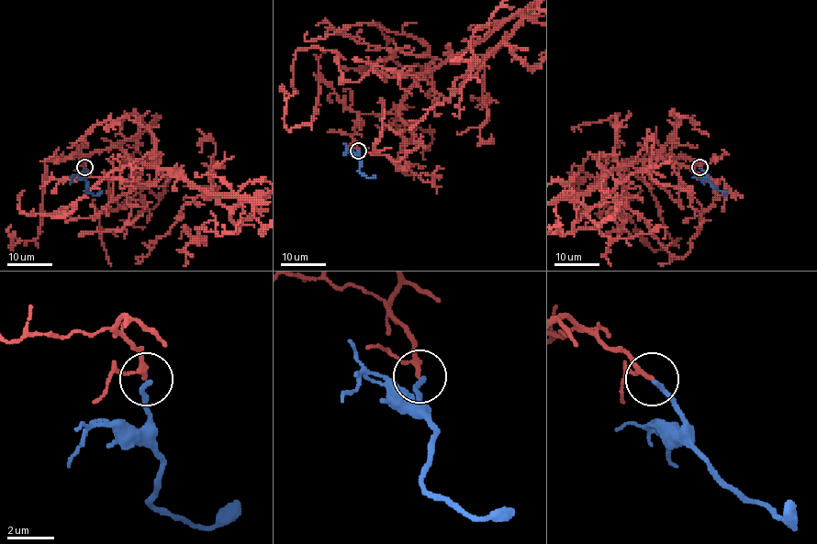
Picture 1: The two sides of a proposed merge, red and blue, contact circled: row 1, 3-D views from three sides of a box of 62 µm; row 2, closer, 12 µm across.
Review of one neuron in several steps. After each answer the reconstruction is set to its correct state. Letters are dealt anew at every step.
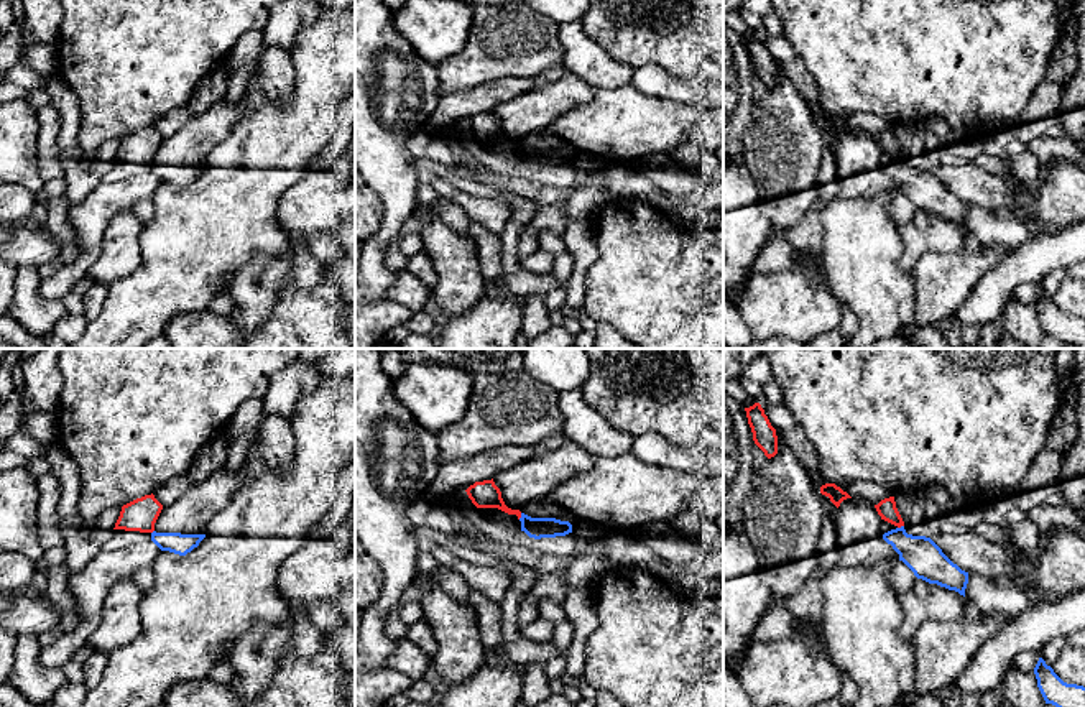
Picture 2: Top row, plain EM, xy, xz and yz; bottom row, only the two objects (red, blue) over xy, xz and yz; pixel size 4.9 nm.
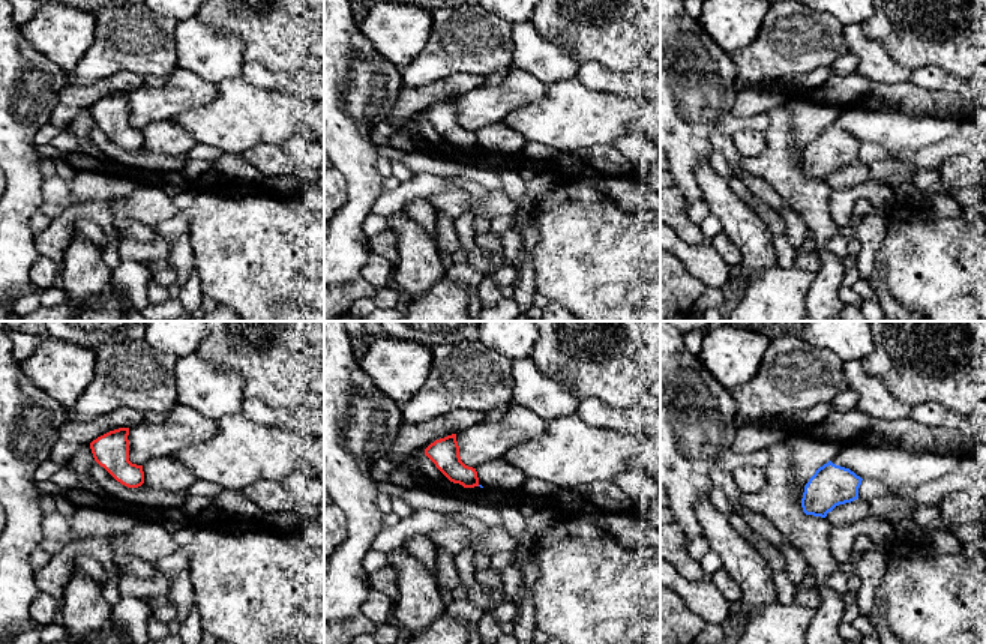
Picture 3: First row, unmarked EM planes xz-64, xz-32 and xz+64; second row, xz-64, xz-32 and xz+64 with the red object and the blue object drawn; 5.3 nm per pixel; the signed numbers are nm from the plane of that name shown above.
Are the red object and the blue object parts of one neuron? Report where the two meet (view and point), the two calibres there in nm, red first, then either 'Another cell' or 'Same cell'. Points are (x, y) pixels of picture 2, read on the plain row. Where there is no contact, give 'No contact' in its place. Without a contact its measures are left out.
Touches red at xz (520, 148). Thickness 130 nm (red) against 100 nm. Another cell

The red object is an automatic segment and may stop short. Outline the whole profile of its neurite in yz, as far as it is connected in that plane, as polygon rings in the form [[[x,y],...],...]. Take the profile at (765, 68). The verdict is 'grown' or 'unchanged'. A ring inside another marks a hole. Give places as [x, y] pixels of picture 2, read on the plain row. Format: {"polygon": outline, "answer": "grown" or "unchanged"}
{"polygon": [[[760,35],[745,39],[755,76],[768,90],[778,85],[778,67]]], "answer": "unchanged"}

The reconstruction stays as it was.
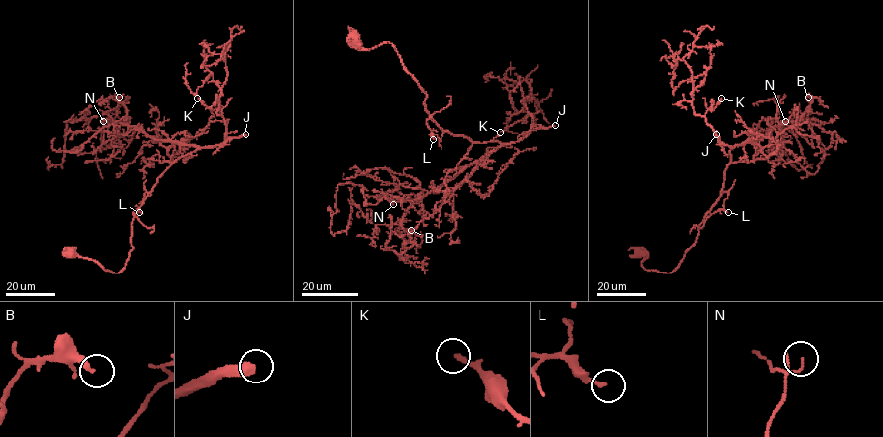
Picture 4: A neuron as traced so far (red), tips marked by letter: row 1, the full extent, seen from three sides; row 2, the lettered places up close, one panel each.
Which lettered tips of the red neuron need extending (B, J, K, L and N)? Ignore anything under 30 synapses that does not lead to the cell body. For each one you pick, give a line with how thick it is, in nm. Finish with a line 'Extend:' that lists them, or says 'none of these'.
J: 320 nm thick
Extend: J

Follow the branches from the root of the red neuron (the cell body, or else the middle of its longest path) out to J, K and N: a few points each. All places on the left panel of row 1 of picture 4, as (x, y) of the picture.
J: (68, 251), (118, 273), (133, 248), (134, 215), (157, 179), (180, 158), (245, 134)
K: (68, 251), (114, 273), (125, 267), (134, 215), (157, 179), (180, 158), (224, 141), (221, 110), (197, 98)
N: (68, 251), (118, 273), (133, 248), (135, 212), (157, 179), (199, 148), (133, 127), (103, 143), (103, 121)

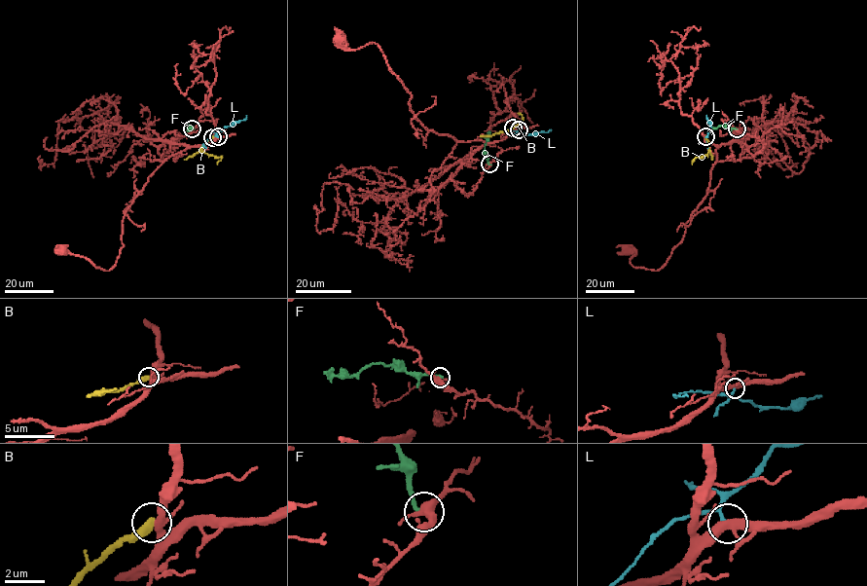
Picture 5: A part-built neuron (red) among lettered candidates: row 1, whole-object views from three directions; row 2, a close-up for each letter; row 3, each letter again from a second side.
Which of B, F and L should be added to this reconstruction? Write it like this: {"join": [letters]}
{"join": []}

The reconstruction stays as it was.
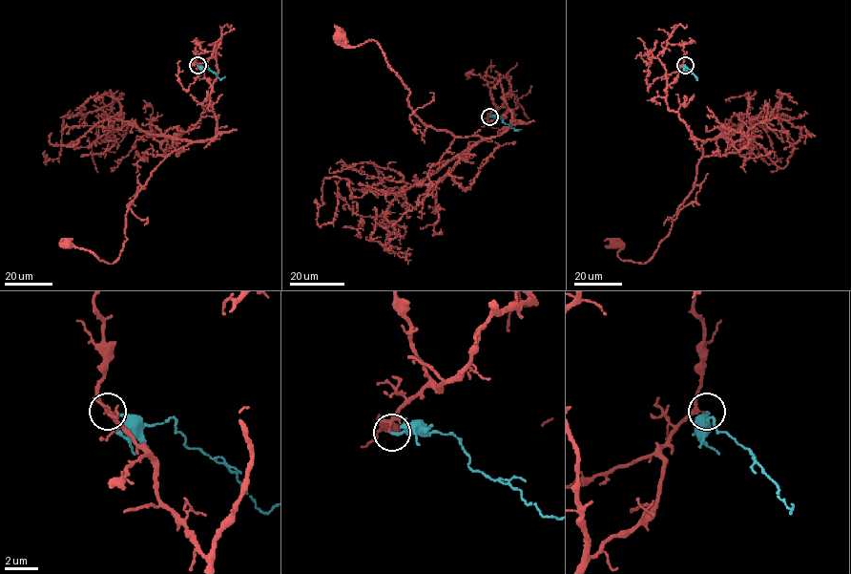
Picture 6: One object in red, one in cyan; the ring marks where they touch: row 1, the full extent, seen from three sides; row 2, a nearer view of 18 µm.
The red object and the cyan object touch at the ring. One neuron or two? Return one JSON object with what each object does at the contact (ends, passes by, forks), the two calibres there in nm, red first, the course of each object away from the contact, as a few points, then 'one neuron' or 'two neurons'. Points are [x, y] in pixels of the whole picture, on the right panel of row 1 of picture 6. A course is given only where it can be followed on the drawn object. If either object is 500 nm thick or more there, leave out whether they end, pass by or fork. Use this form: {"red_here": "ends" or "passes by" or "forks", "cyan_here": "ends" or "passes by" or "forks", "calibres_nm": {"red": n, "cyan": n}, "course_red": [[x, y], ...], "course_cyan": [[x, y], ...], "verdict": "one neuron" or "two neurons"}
{"red_here": "passes by", "cyan_here": "ends", "calibres_nm": {"red": 180, "cyan": 170}, "course_red": [[684, 65], [666, 102], [704, 142], [693, 189], [647, 262], [622, 260], [624, 245], [613, 243]], "course_cyan": [[684, 65], [695, 76]], "verdict": "two neurons"}

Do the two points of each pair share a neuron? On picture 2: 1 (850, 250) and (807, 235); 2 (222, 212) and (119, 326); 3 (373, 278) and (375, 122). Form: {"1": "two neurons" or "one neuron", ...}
{"1": "two neurons", "2": "one neuron", "3": "one neuron"}

